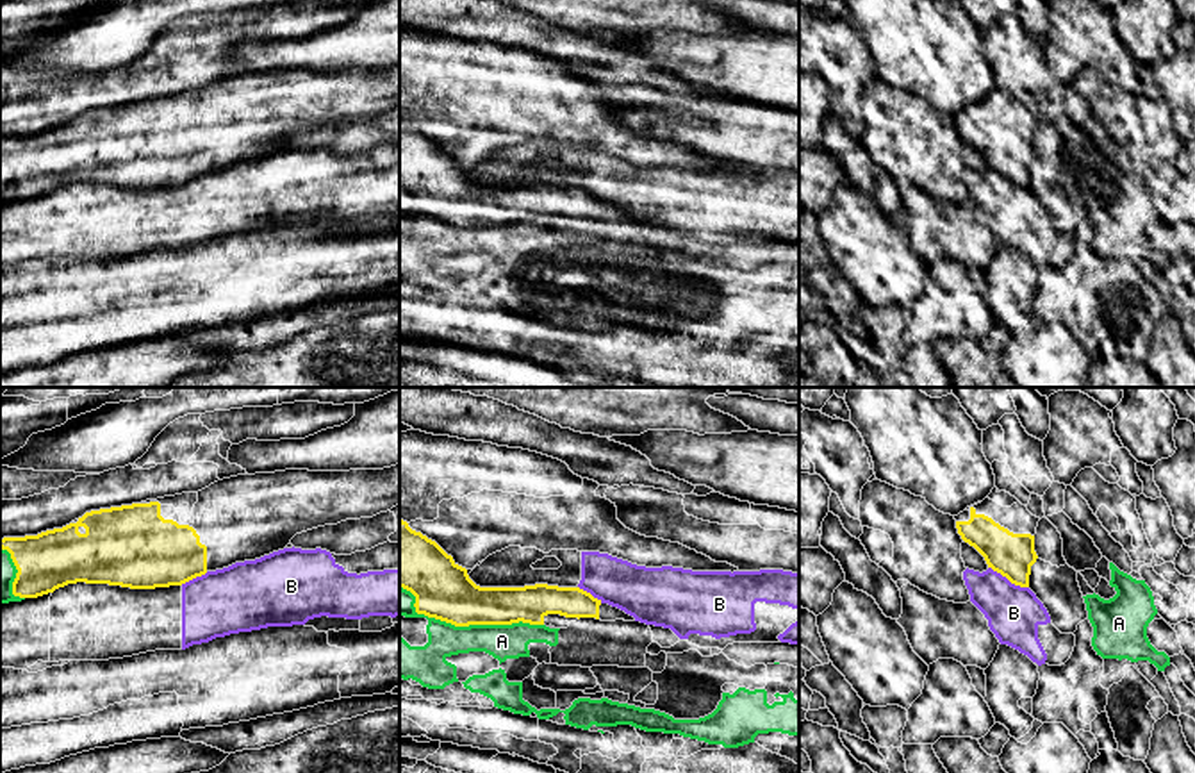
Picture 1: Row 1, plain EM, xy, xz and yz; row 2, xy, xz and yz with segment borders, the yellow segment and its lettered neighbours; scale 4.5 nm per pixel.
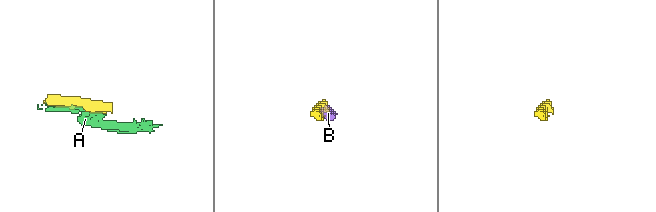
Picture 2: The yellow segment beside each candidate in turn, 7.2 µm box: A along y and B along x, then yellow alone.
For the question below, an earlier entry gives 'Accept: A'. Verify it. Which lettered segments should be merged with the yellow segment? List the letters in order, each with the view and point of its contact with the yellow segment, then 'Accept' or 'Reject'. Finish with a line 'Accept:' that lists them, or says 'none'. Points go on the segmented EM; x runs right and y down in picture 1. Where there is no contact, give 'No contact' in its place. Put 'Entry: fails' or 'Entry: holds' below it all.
A: Touches yellow at xz (466, 625). Reject
B: Touches yellow at yz (1008, 579). Reject
Accept: none
Entry: fails

